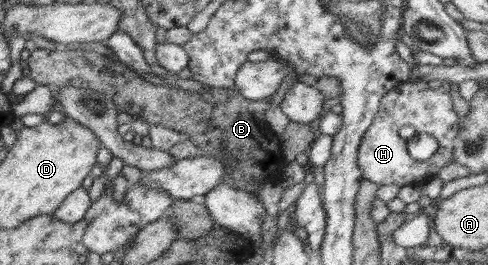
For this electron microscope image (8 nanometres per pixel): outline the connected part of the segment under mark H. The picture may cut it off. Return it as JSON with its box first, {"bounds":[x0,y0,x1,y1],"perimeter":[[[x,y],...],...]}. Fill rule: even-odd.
{"bounds":[357,81,460,187],"perimeter":[[[433,81],[428,84],[404,82],[397,88],[384,94],[376,118],[372,121],[372,125],[368,127],[368,130],[366,130],[366,133],[362,136],[360,145],[358,146],[357,164],[362,171],[363,178],[378,184],[378,186],[415,185],[421,187],[428,180],[435,178],[436,173],[440,171],[441,167],[455,162],[453,158],[453,141],[458,130],[460,130],[460,119],[458,119],[458,115],[453,111],[450,86],[451,84],[446,81]],[[404,126],[414,127],[416,132],[427,133],[434,137],[438,142],[437,153],[432,155],[432,157],[428,158],[426,161],[412,159],[406,151],[407,140],[404,140],[404,138],[398,134],[398,130]]]}

